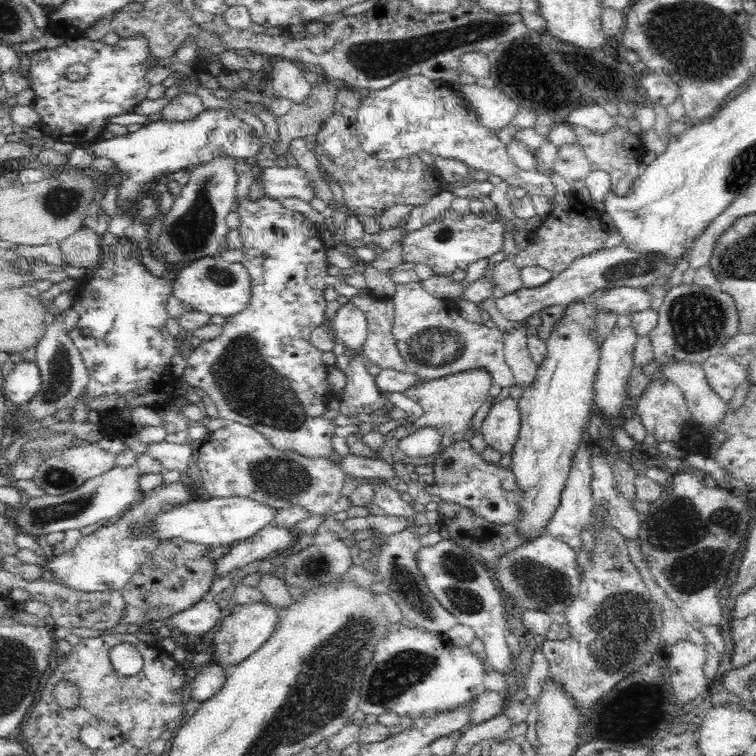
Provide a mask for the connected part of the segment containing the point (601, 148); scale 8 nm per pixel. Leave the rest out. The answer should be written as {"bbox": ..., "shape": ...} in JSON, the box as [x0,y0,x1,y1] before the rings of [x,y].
{"bbox":[570,123,647,195],"shape":[[[571,123],[570,126],[576,134],[576,142],[582,146],[585,155],[590,160],[592,170],[603,170],[604,172],[607,172],[610,175],[610,191],[612,191],[614,195],[625,195],[631,189],[632,181],[638,176],[638,173],[644,172],[645,170],[645,167],[640,166],[642,163],[641,156],[642,154],[646,154],[647,151],[643,145],[641,135],[632,133],[627,126],[618,126],[617,124],[612,126],[612,128],[608,128],[606,134],[594,134],[583,126],[575,126],[575,124]]]}

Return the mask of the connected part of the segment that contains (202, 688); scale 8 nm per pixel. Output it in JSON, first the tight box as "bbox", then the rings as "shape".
{"bbox":[190,662,228,703],"shape":[[[214,662],[200,664],[197,666],[197,674],[190,690],[191,699],[201,703],[210,700],[221,690],[227,675],[228,671]]]}

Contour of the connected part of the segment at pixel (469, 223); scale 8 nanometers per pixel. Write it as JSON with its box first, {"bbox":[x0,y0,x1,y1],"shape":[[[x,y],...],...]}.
{"bbox":[401,207,504,276],"shape":[[[450,207],[434,222],[405,235],[401,242],[403,260],[406,266],[415,263],[425,264],[436,275],[451,276],[456,270],[466,271],[469,264],[477,260],[489,259],[502,251],[504,231],[503,223],[497,221],[493,213],[461,215]]]}

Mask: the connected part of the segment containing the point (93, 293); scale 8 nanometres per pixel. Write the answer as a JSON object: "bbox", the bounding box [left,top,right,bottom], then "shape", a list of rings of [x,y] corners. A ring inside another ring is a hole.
{"bbox":[70,237,179,412],"shape":[[[122,237],[117,247],[102,247],[104,263],[95,272],[92,272],[92,269],[97,267],[95,263],[88,270],[90,279],[85,278],[84,282],[79,285],[78,299],[72,307],[79,315],[79,322],[75,327],[78,332],[70,332],[70,339],[78,347],[88,369],[87,389],[90,397],[120,396],[126,399],[126,407],[148,406],[165,412],[169,404],[176,398],[178,387],[178,379],[170,369],[170,360],[176,354],[177,345],[167,328],[169,315],[165,310],[165,302],[173,291],[173,282],[179,268],[165,265],[160,271],[167,275],[166,278],[156,278],[154,273],[148,272],[142,260],[138,260],[137,250],[128,241],[126,237]],[[84,329],[88,330],[87,336],[80,333]]]}

